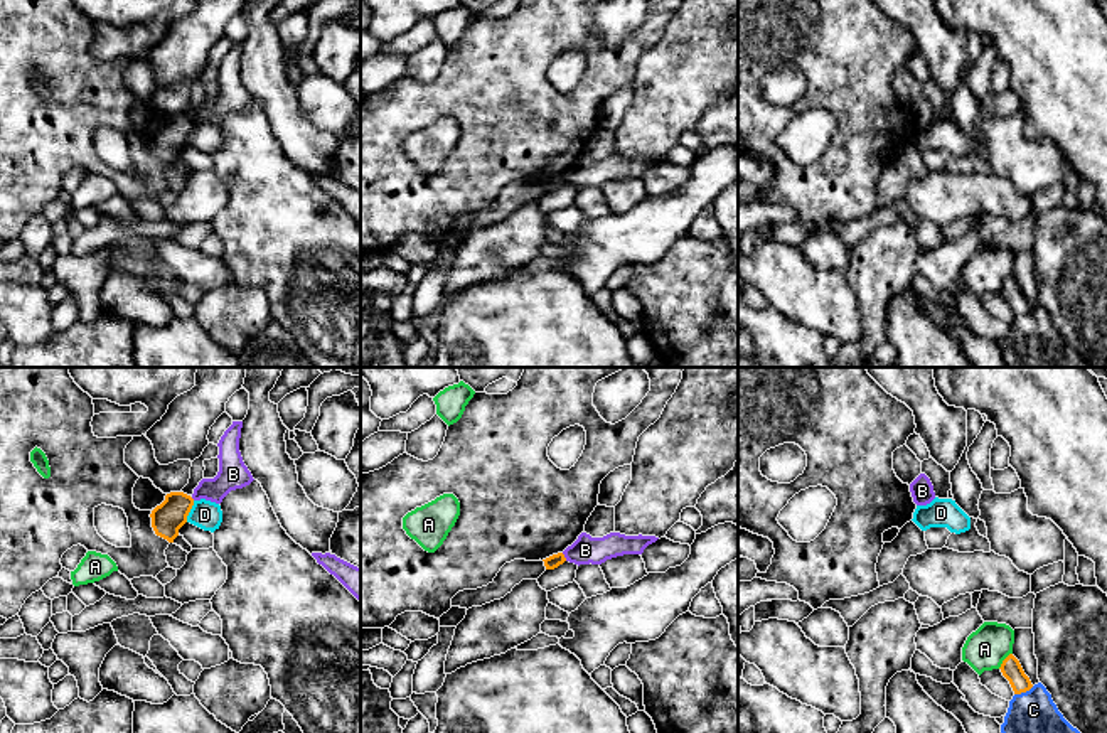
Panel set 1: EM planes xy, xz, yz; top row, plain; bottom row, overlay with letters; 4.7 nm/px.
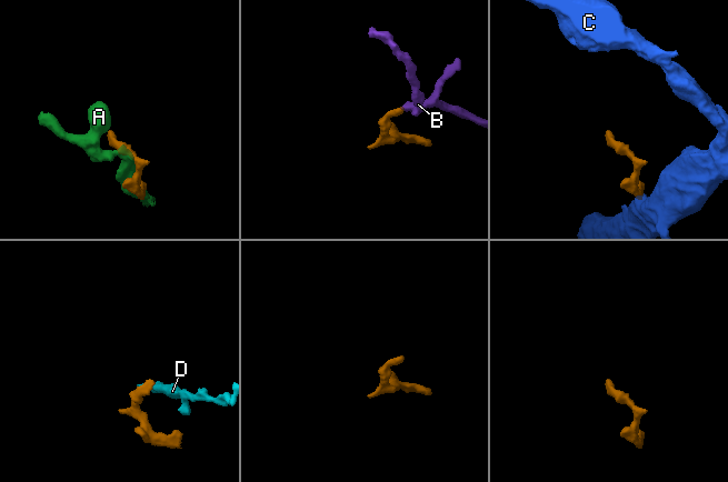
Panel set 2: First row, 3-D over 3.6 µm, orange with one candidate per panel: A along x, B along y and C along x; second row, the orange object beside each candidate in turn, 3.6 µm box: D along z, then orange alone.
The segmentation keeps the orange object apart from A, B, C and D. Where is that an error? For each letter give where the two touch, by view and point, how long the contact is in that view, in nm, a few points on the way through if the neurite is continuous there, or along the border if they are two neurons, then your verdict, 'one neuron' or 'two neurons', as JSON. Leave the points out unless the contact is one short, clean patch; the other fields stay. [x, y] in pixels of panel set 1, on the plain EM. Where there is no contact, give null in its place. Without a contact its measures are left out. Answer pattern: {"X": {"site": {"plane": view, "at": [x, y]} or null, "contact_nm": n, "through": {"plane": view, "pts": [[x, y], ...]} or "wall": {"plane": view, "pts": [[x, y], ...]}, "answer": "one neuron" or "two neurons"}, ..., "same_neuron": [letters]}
{"A": {"site": {"plane": "yz", "at": [1003, 283]}, "contact_nm": 100, "answer": "two neurons"}, "B": {"site": {"plane": "xz", "at": [563, 179]}, "contact_nm": 50, "wall": {"plane": "xz", "pts": [[561, 176], [566, 182]]}, "answer": "two neurons"}, "C": {"site": {"plane": "yz", "at": [1023, 314]}, "contact_nm": 100, "wall": {"plane": "yz", "pts": [[1033, 309], [1015, 317]]}, "answer": "two neurons"}, "D": {"site": {"plane": "xy", "at": [189, 133]}, "contact_nm": 110, "wall": {"plane": "xy", "pts": [[194, 123], [186, 144]]}, "answer": "two neurons"}, "same_neuron": []}

